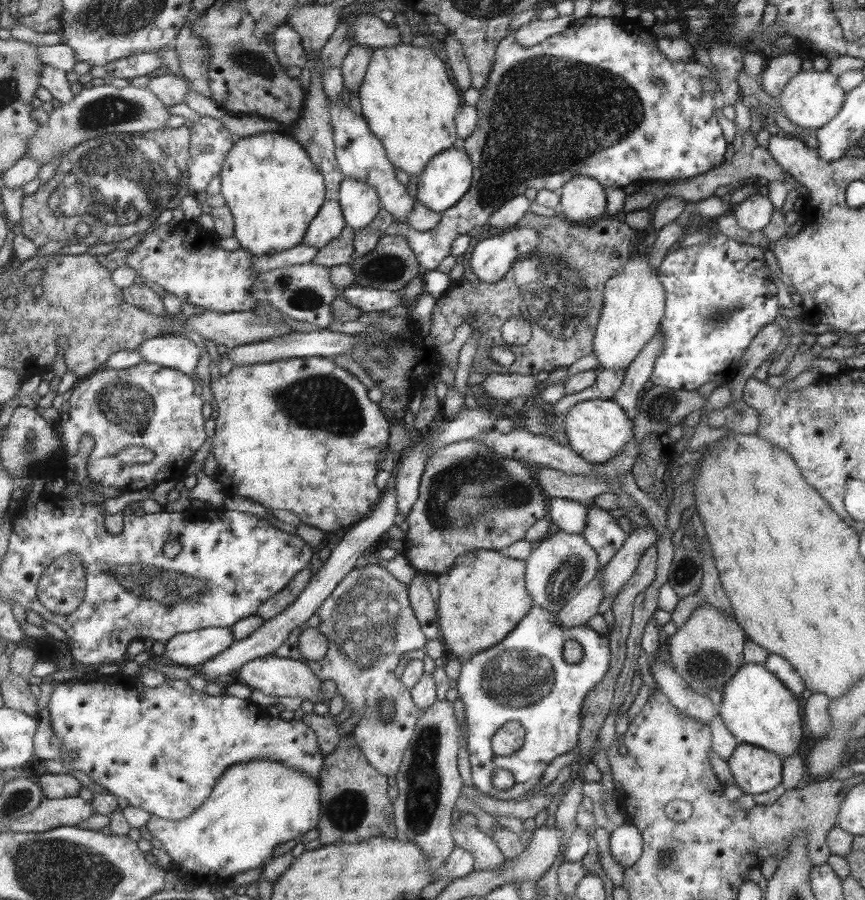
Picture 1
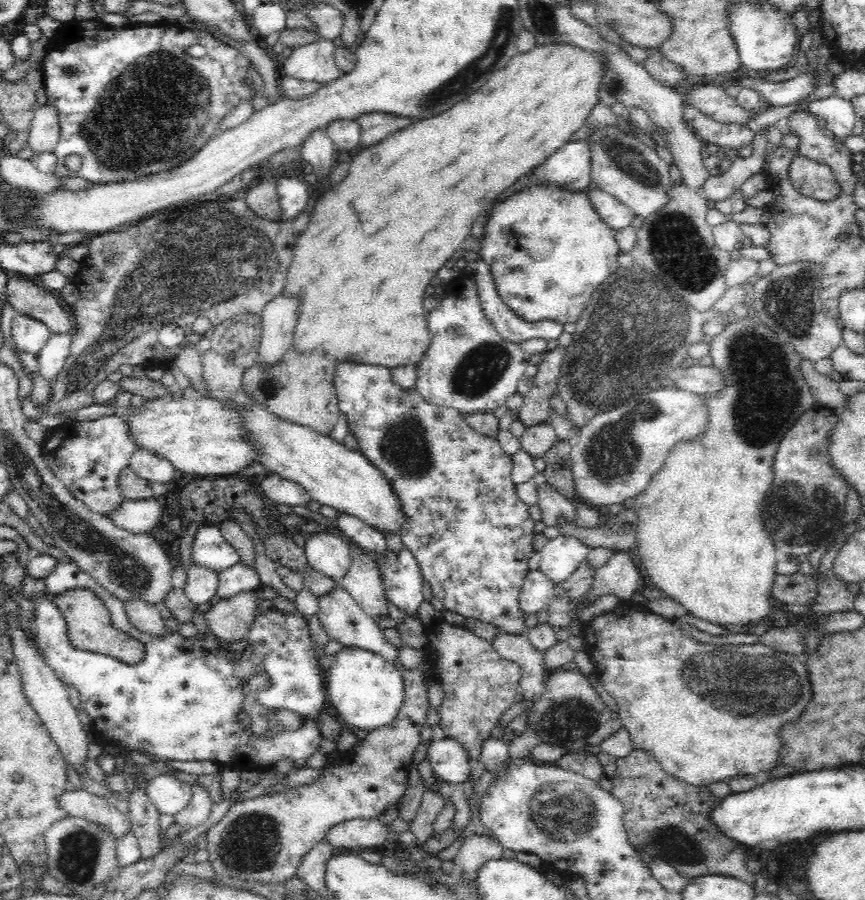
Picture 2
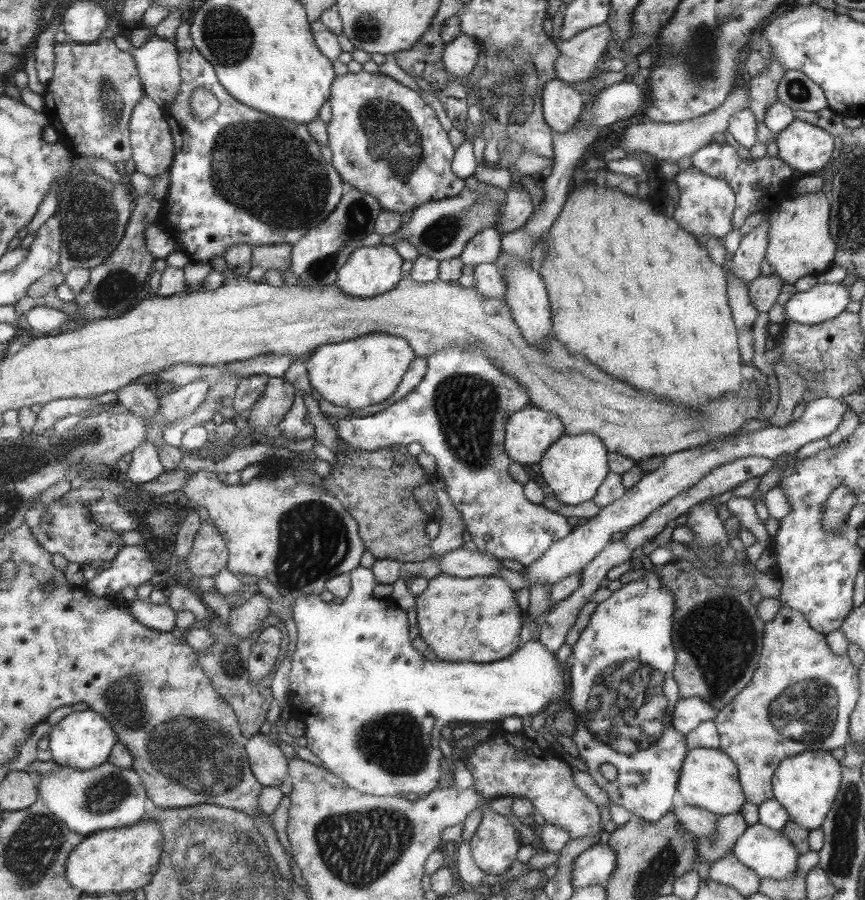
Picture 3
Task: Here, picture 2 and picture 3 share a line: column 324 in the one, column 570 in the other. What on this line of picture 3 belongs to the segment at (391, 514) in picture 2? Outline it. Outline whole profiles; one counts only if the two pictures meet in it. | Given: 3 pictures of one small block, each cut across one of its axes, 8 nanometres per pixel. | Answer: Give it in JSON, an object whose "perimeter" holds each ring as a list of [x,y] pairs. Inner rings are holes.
{"perimeter":[[[594,434],[567,435],[546,450],[545,456],[539,462],[540,472],[556,500],[568,506],[576,506],[592,501],[596,496],[610,472],[608,454],[605,444]]]}

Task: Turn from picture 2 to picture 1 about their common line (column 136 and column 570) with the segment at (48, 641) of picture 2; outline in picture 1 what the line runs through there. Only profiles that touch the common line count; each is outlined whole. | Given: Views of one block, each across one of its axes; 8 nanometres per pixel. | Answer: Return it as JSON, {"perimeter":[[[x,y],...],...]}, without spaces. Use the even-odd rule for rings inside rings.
{"perimeter":[[[534,606],[520,622],[518,630],[514,630],[514,634],[506,638],[506,642],[470,656],[470,659],[461,666],[456,689],[466,707],[465,721],[469,728],[467,750],[471,762],[473,790],[478,790],[490,798],[504,801],[523,798],[525,793],[534,790],[540,783],[544,770],[556,756],[566,754],[574,746],[578,746],[578,737],[583,726],[583,702],[586,701],[592,688],[601,684],[609,672],[611,661],[609,637],[594,631],[588,624],[562,628],[555,622],[555,614],[556,612],[548,612]],[[567,640],[577,640],[582,645],[583,657],[578,664],[568,664],[564,660],[564,643]],[[510,721],[518,721],[525,728],[525,743],[513,755],[498,756],[493,753],[491,738],[503,724]],[[499,768],[508,770],[514,777],[514,786],[506,792],[498,792],[492,784],[492,773]]]}

